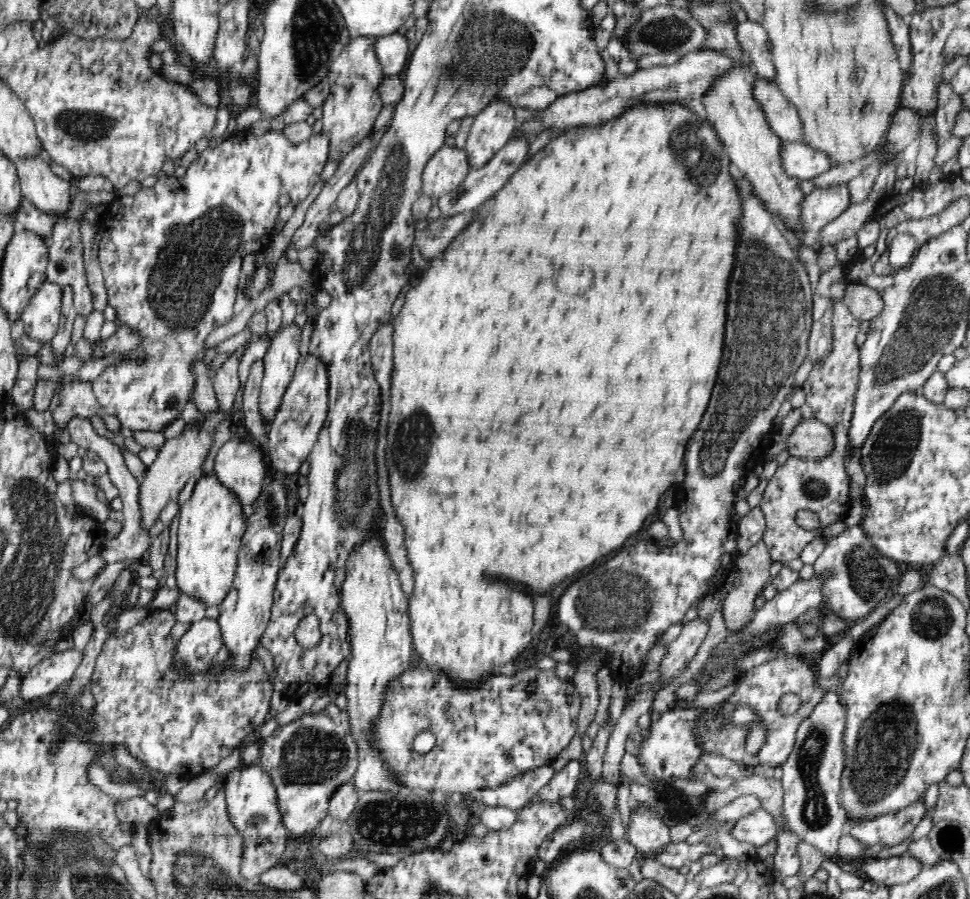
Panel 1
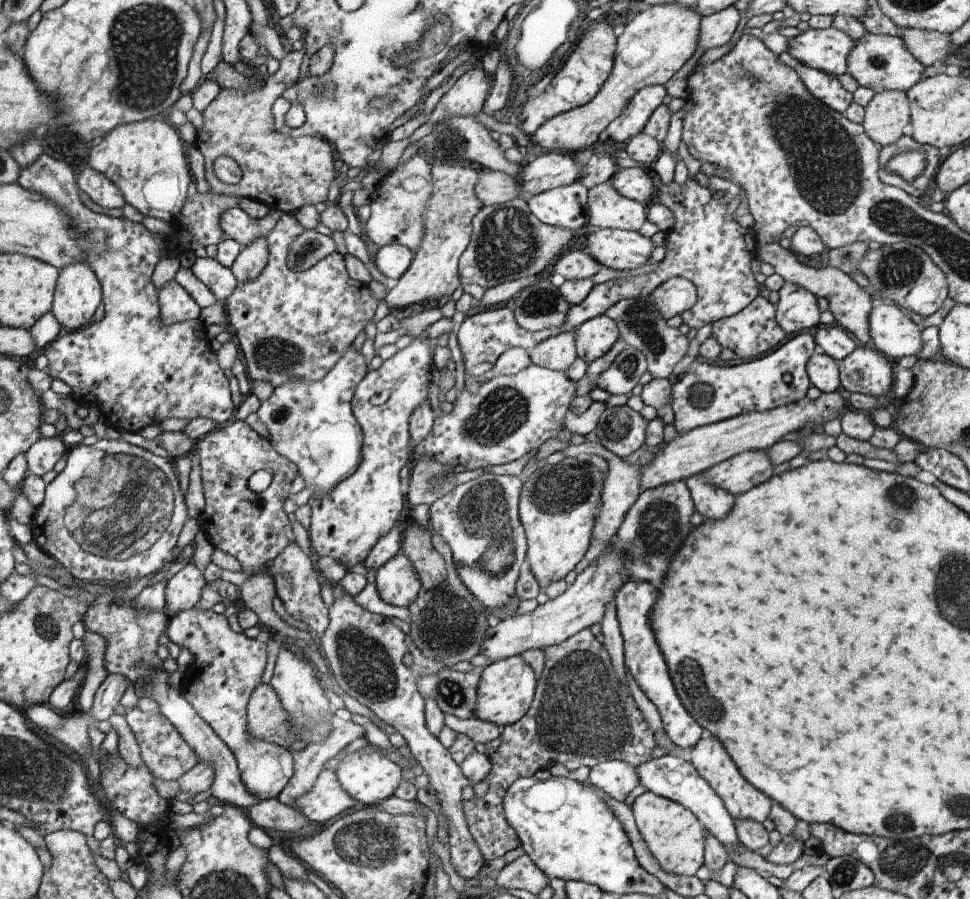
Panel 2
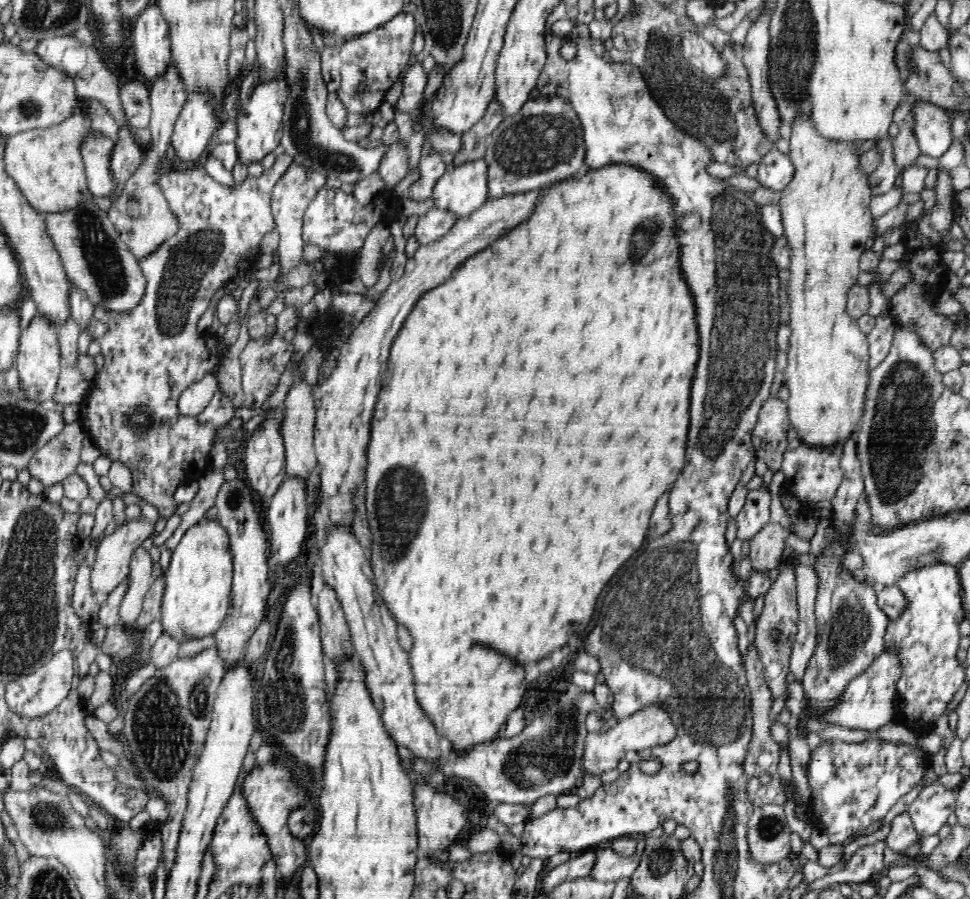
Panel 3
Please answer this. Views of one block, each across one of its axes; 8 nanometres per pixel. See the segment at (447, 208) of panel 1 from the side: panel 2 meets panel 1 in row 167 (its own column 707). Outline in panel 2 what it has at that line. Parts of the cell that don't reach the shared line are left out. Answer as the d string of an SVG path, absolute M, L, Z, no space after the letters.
M704 473L696 474L686 480L692 491L694 506L705 520L720 520L726 517L734 504L734 496L714 484L710 484Z

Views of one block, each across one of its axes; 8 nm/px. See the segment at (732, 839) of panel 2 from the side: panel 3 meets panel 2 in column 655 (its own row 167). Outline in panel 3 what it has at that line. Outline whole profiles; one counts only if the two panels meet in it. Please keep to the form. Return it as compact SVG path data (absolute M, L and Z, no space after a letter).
M774 146L772 150L758 164L757 180L762 187L774 192L781 192L792 180L794 167L789 155L778 151Z

